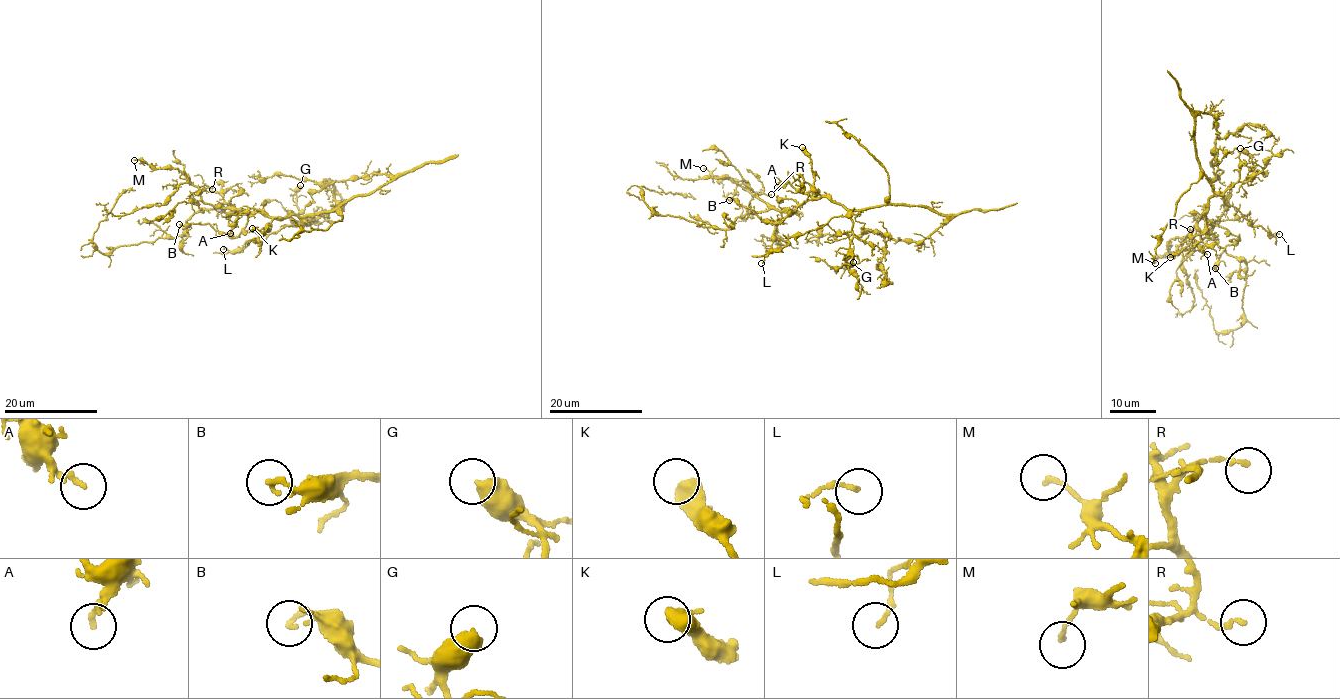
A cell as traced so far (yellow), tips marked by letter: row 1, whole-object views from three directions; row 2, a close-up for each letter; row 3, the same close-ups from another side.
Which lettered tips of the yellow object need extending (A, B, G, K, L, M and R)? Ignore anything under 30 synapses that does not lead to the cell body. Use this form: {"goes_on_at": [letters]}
{"goes_on_at": ["K"]}

